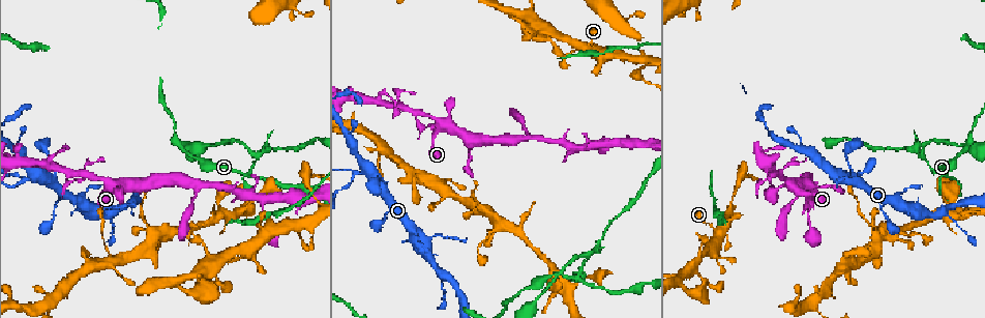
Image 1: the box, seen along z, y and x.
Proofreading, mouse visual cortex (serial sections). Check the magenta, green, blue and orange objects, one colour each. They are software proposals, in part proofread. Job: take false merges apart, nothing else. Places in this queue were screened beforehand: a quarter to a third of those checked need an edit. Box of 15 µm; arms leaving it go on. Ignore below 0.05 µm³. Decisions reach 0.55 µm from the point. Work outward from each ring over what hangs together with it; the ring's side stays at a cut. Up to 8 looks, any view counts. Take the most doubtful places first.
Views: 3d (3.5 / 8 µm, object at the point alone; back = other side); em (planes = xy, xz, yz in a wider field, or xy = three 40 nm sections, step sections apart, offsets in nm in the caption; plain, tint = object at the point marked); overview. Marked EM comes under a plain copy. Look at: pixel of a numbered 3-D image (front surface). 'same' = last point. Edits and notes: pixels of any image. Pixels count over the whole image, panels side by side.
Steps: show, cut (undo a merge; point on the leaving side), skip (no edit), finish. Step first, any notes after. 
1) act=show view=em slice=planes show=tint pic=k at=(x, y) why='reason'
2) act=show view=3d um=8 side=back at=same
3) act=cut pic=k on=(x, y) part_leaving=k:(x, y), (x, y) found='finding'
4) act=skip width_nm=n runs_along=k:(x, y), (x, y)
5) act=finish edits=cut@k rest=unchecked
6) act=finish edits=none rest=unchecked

act=show view=3d um=3.5 side=back pic=1 at=(945, 176) why='sharp bend'

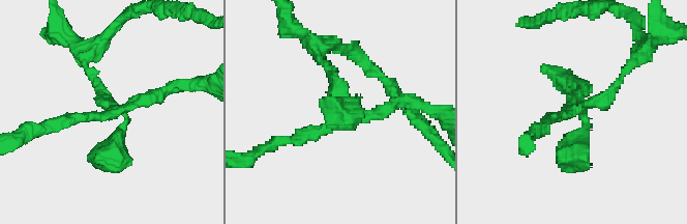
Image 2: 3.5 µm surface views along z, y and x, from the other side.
act=show view=em slice=xy step=5 show=tint pic=2 at=(574, 109) arms=4 arm_widths_nm=150,150,200,350

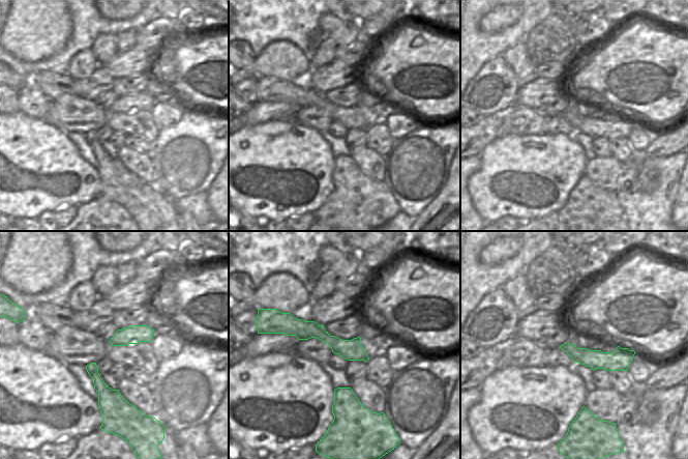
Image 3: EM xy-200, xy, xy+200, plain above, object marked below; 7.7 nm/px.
act=cut pic=2 on=(565, 144) part_leaving=2:(579, 108), (611, 91), (640, 44) found='two cells meet here'

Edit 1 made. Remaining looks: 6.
act=show view=overview why='redraw'

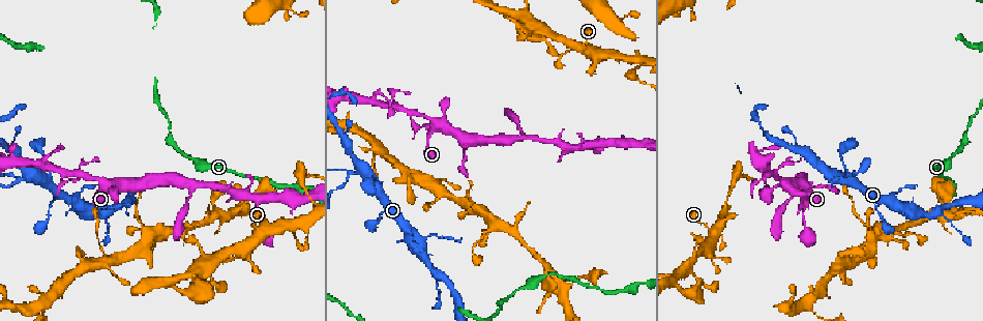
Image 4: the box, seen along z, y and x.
act=show view=3d um=3.5 pic=4 at=(701, 284)

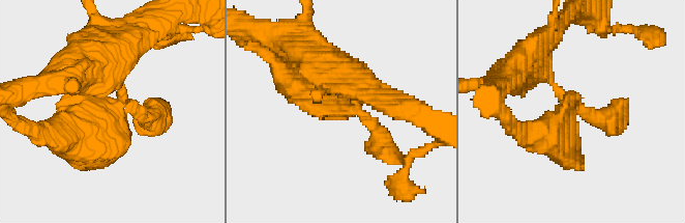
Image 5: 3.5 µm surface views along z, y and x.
act=show view=em slice=xy step=1 show=tint pic=5 at=(356, 110)

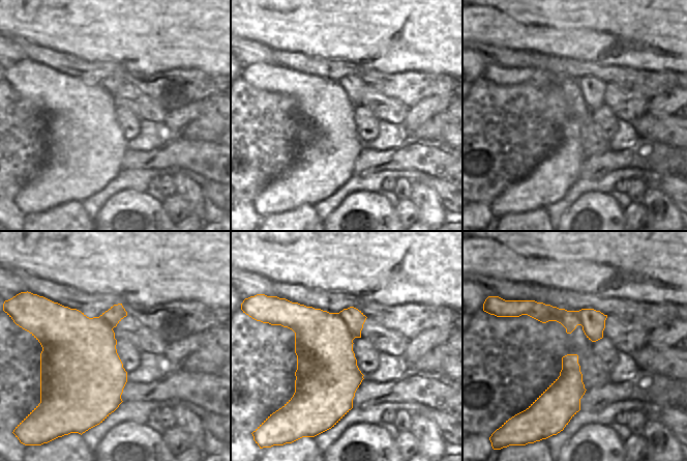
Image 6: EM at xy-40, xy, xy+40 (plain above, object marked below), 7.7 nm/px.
act=show view=em slice=xy step=5 show=tint at=same

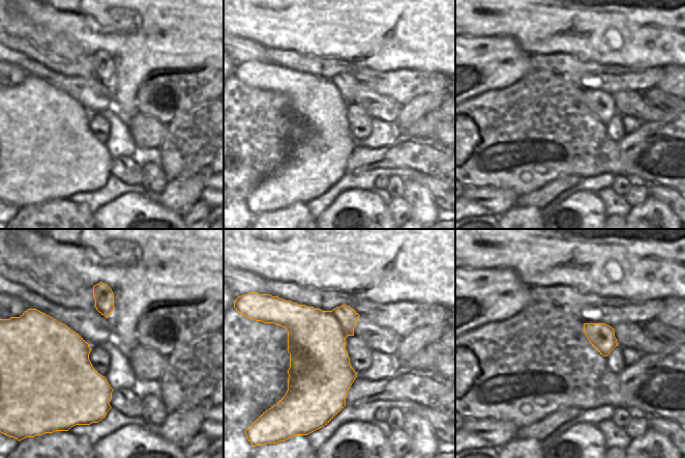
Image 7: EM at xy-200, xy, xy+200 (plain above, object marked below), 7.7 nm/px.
act=skip runs_along=5:(535, 53), (574, 104), (567, 139) found='continuous, no second cell'

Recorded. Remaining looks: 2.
act=show view=3d um=3.5 side=back pic=4 at=(936, 211) why='branch point'

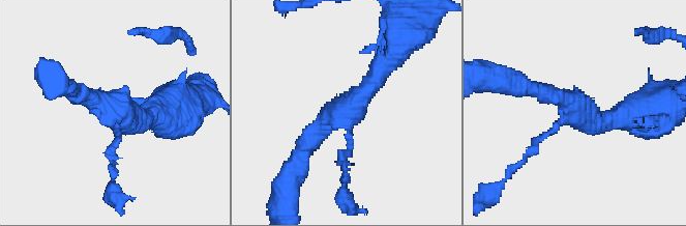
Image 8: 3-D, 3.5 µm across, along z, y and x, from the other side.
act=show view=em slice=xy step=5 show=tint pic=8 at=(112, 110) why='need the tissue'

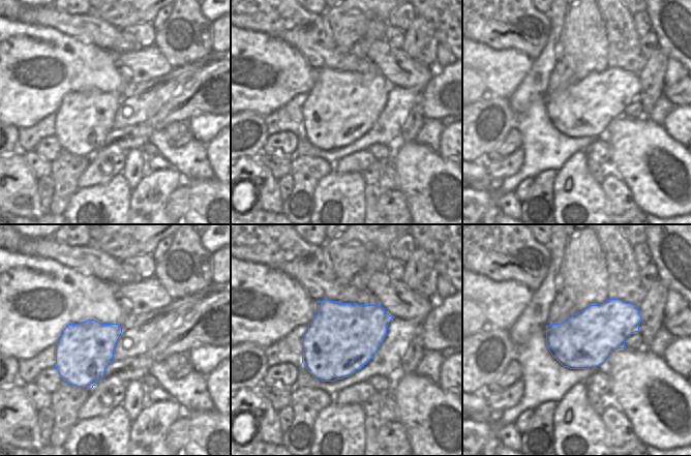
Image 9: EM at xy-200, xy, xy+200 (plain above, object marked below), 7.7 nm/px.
act=skip found='continuous, no second cell'

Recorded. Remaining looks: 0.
act=finish edits=cut@2 rest=unchecked

